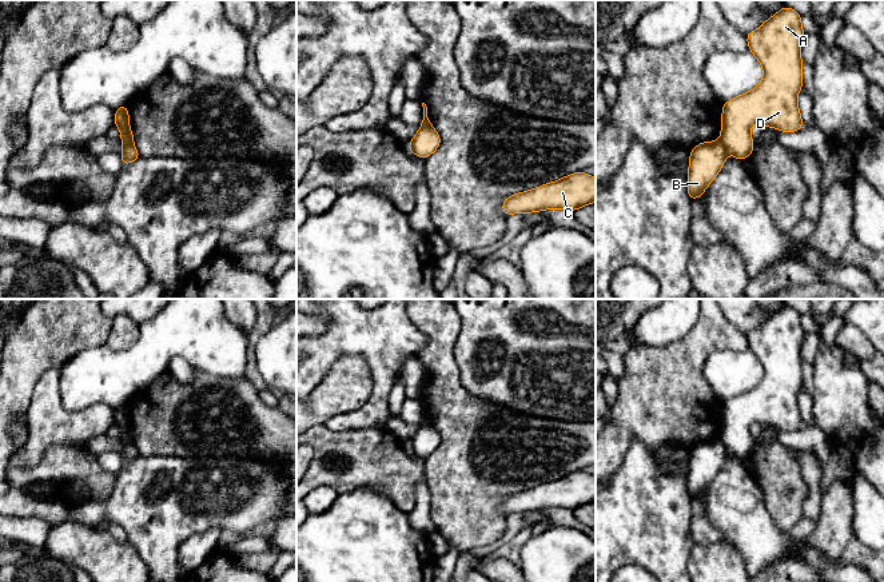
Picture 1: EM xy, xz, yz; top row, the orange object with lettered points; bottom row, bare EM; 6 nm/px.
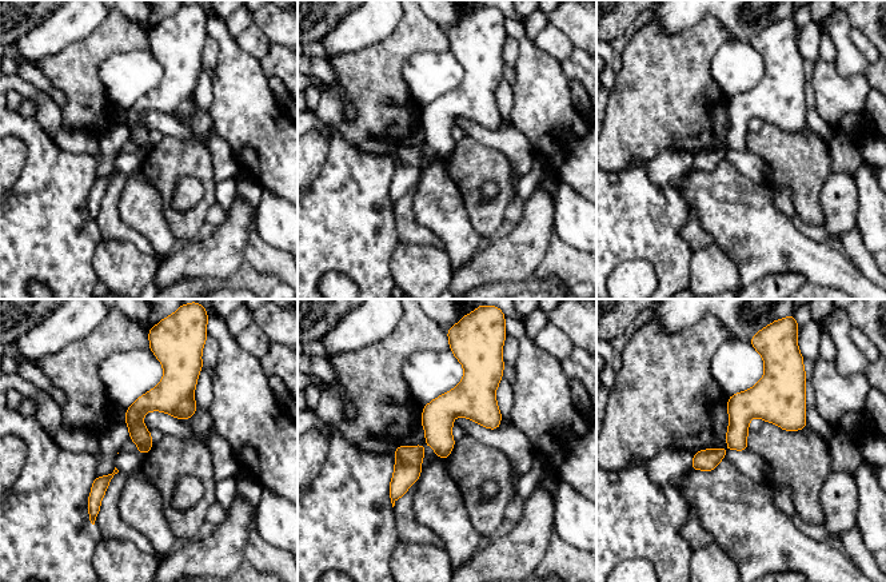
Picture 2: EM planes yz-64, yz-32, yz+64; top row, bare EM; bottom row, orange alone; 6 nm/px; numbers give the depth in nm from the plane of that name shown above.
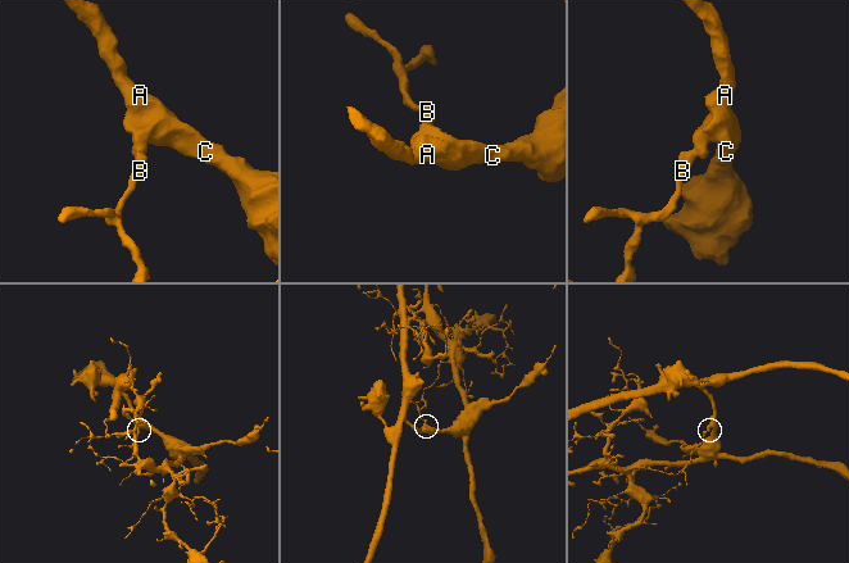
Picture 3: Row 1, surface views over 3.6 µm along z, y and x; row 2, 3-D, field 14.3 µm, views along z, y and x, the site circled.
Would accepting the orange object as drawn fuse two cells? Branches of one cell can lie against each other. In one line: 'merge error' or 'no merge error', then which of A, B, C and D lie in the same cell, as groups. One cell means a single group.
merge error | A C D / B

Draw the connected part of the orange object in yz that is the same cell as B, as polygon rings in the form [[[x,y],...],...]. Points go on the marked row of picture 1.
[[[721,140],[700,143],[690,151],[688,194],[692,200],[704,194],[720,172],[726,158],[726,148]]]

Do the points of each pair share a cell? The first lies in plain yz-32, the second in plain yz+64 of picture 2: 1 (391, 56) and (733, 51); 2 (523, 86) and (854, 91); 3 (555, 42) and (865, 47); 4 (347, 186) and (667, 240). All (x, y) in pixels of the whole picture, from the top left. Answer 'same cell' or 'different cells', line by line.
1: different cells
2: same cell
3: same cell
4: same cell

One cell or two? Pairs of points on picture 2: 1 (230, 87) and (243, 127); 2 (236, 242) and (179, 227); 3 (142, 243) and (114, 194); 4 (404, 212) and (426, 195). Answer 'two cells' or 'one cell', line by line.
1: one cell
2: two cells
3: one cell
4: two cells

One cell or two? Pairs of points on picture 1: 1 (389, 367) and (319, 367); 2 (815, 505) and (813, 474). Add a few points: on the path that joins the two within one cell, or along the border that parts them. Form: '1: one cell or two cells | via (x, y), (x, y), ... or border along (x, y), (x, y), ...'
1: one cell | via (371, 350), (337, 350)
2: one cell | via (813, 497), (813, 482)

